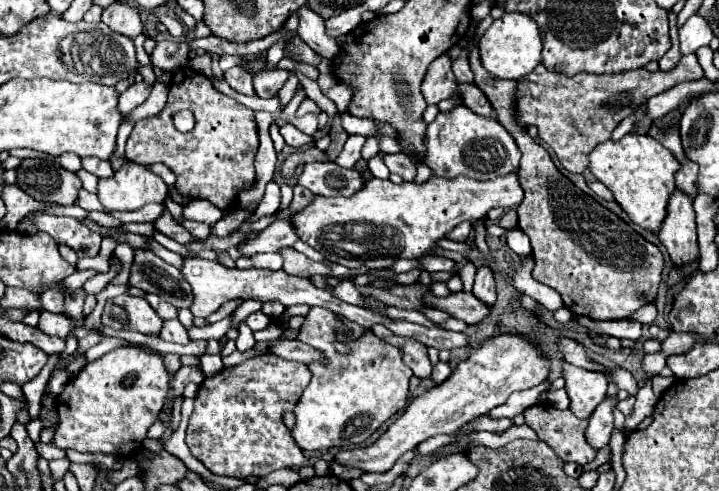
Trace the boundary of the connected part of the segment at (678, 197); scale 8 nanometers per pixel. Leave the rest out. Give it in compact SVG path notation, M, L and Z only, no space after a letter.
M676 190L670 196L668 216L658 232L658 240L664 244L674 268L698 262L698 240L696 240L696 214L692 198Z

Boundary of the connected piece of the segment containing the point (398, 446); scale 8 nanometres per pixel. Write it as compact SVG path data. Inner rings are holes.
M498 334L480 342L480 348L462 360L456 370L440 384L414 398L404 414L366 448L340 450L336 462L356 466L366 472L386 472L408 450L416 448L426 438L436 434L454 434L466 422L488 414L492 408L504 404L516 390L528 390L542 384L550 374L550 364L542 350L518 334Z

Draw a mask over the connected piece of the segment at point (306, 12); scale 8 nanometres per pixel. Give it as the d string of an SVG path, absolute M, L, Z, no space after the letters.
M302 6L300 12L296 12L300 18L298 26L298 36L312 48L316 50L322 58L334 60L338 56L338 44L334 38L328 38L324 32L324 20L312 12L308 6Z

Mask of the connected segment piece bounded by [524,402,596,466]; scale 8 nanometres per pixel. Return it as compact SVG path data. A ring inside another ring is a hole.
M548 402L536 404L524 412L524 422L564 462L584 466L594 460L596 450L592 450L584 438L588 422L576 418L570 410L558 410Z

